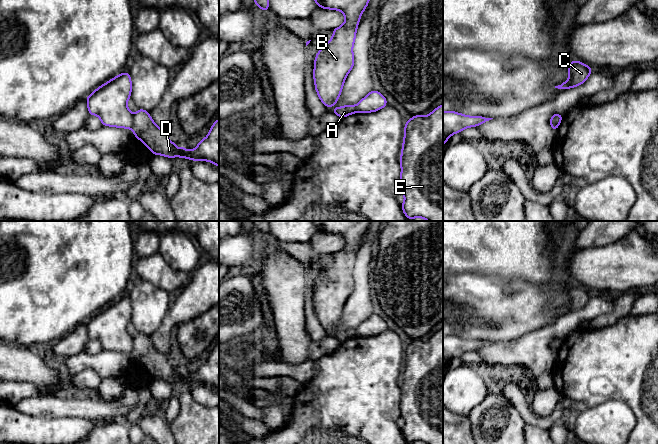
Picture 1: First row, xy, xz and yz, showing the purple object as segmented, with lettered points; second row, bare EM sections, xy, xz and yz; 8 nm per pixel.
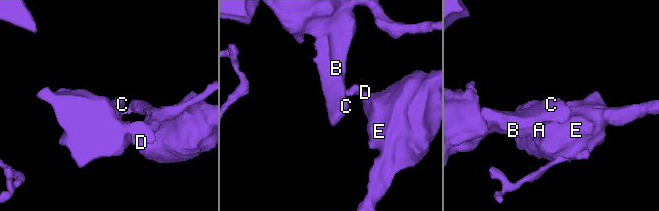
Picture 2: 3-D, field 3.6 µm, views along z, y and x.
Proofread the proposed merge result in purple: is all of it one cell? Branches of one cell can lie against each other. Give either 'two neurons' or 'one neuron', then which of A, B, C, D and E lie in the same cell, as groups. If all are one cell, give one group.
two neurons; groups A B C / D E

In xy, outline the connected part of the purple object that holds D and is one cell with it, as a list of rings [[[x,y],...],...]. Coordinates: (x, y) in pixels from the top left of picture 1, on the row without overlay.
[[[140,333],[133,338],[133,349],[131,351],[137,363],[143,366],[153,379],[163,379],[168,382],[182,381],[192,385],[208,385],[219,391],[219,343],[209,354],[206,362],[199,365],[195,373],[186,374],[185,369],[181,373],[176,372],[175,367],[169,364],[167,356],[160,353],[149,336]]]

